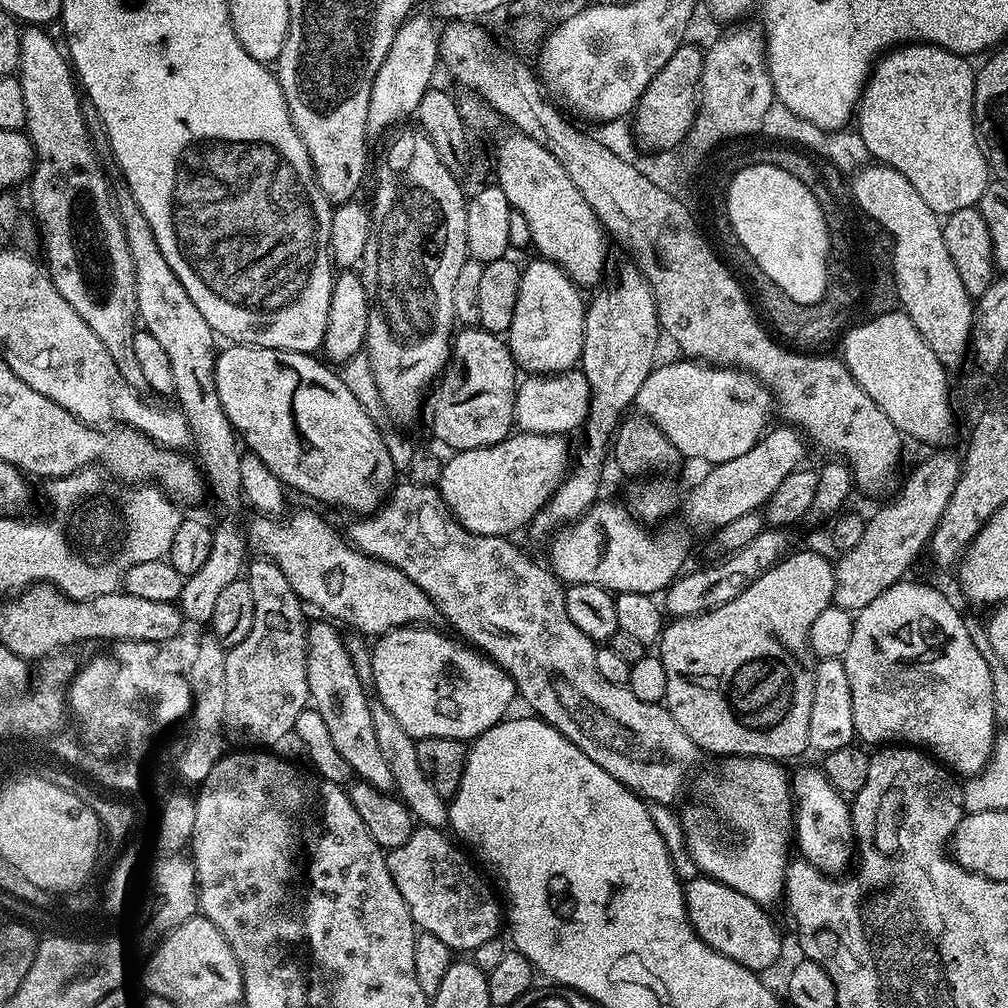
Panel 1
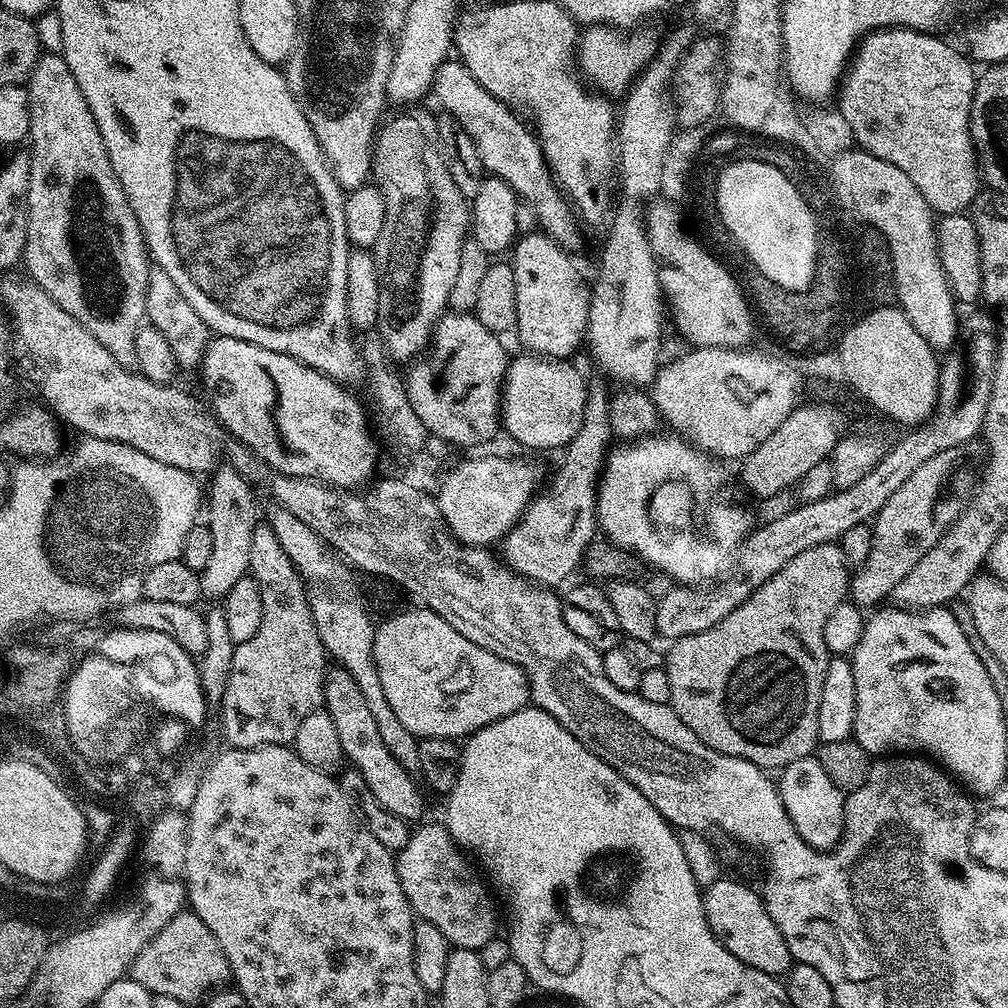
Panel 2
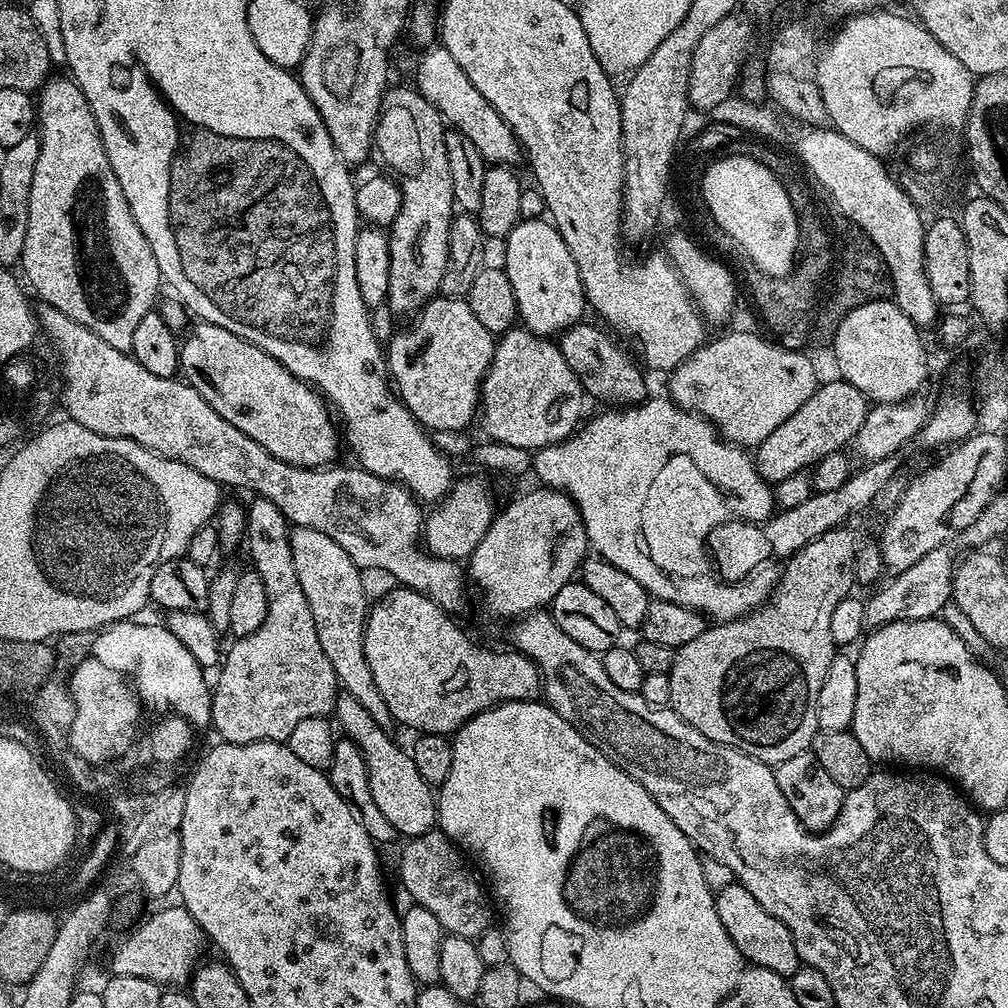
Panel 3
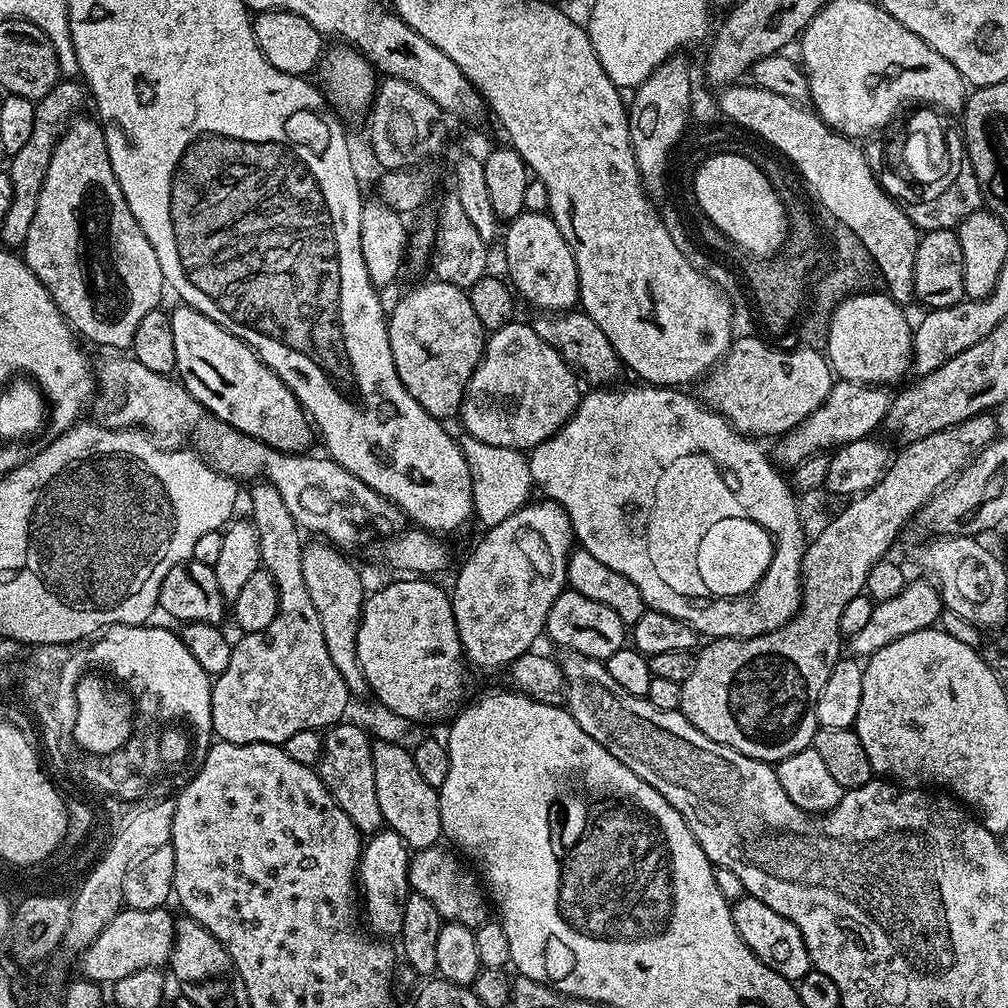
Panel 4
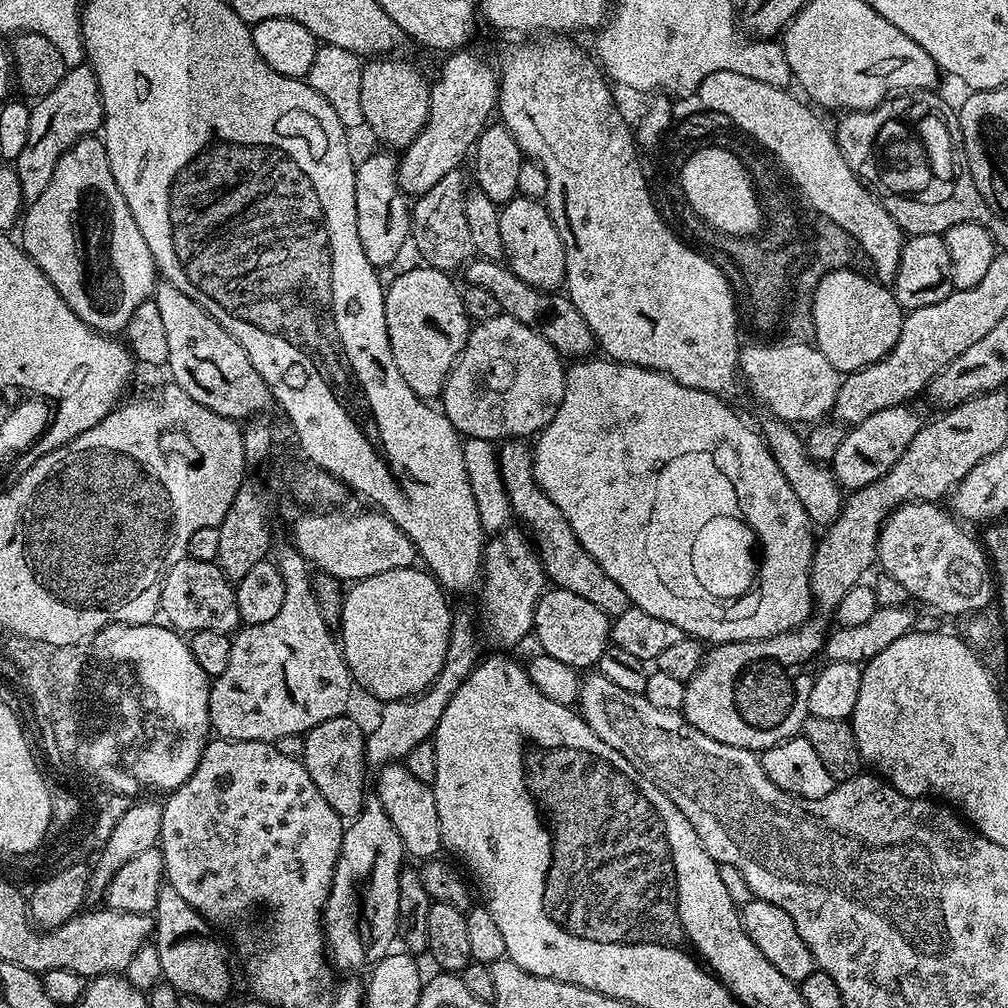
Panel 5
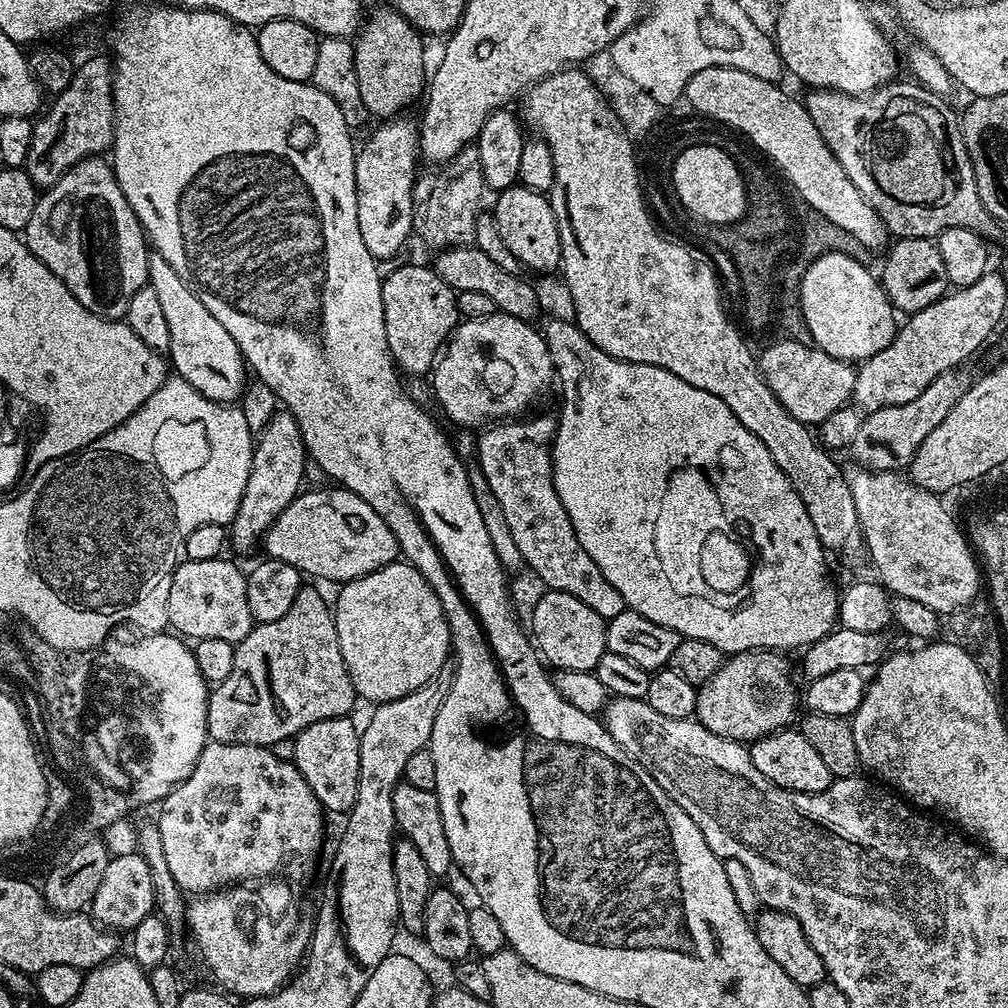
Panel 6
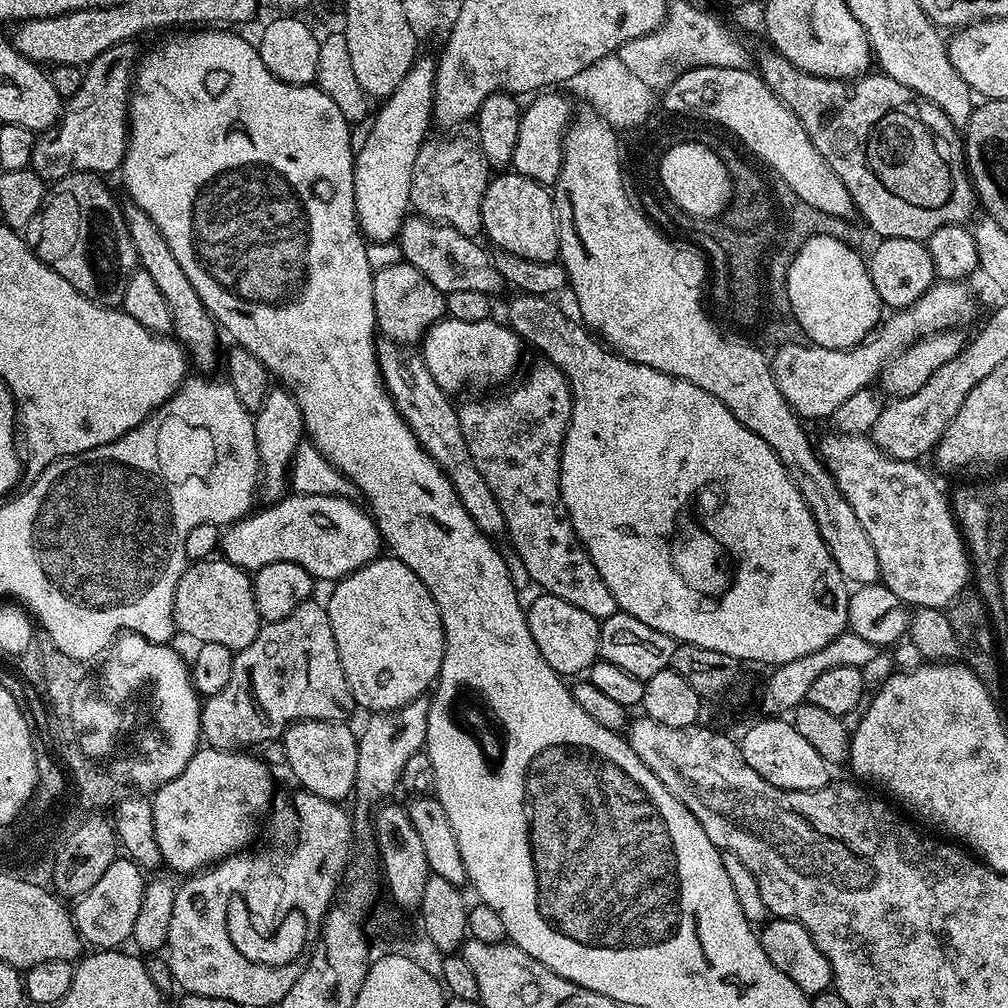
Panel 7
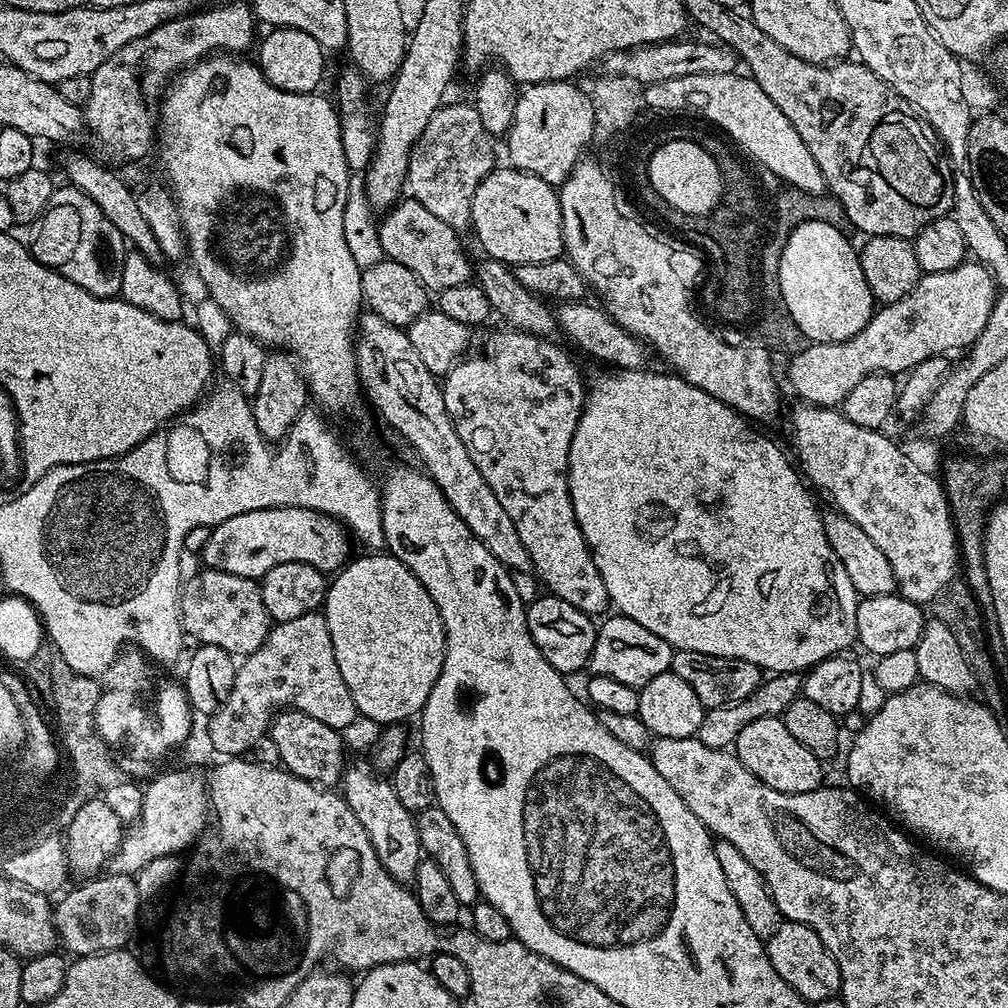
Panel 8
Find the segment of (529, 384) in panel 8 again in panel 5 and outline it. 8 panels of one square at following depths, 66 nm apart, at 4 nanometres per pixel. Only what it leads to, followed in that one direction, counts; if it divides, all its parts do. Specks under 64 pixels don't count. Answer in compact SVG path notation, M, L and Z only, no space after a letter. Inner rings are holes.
M517 438L503 441L499 445L500 474L509 496L512 515L528 527L528 532L536 543L535 551L544 567L545 577L555 587L570 590L570 594L578 594L578 598L586 598L586 602L594 602L594 606L598 606L598 610L602 610L610 618L626 614L630 606L626 590L622 590L622 586L618 586L618 582L614 582L614 578L610 578L610 574L606 574L606 570L602 570L602 566L594 562L582 542L578 542L574 530L570 530L570 522L566 522L562 510L558 510L558 506L554 506L554 502L546 498L534 476L532 448L524 444L527 443Z

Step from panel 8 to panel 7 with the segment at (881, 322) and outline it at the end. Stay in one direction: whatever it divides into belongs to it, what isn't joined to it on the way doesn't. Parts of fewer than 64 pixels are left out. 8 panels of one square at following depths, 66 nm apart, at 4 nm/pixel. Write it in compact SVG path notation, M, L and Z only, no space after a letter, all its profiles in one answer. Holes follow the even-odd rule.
M954 280L933 284L922 298L918 298L918 302L893 311L889 320L887 317L868 339L855 348L818 348L811 343L779 345L775 349L776 357L773 355L770 363L774 382L778 382L778 390L782 390L782 398L786 398L788 405L801 418L831 417L848 398L869 387L879 377L880 371L915 340L921 340L931 332L959 327L966 321L976 306L968 286Z

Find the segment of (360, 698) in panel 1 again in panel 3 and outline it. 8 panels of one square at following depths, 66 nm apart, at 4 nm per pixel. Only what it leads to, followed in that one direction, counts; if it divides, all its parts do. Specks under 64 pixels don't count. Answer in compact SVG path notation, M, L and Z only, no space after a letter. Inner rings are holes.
M345 694L337 695L334 709L334 720L347 739L362 750L362 758L366 762L368 775L368 793L374 798L378 810L390 821L390 826L401 837L411 838L433 831L438 824L438 796L433 785L418 774L418 766L414 766L411 751L399 748L387 736L385 725L374 722L369 712L359 702Z

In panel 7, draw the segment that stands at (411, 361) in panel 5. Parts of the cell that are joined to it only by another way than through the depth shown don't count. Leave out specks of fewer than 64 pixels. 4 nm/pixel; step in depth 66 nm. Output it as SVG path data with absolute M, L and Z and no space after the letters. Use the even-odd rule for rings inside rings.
M399 263L388 264L373 275L376 326L381 337L396 344L416 346L423 341L425 332L445 315L446 296L430 286L430 282L426 282L426 278L413 264Z

